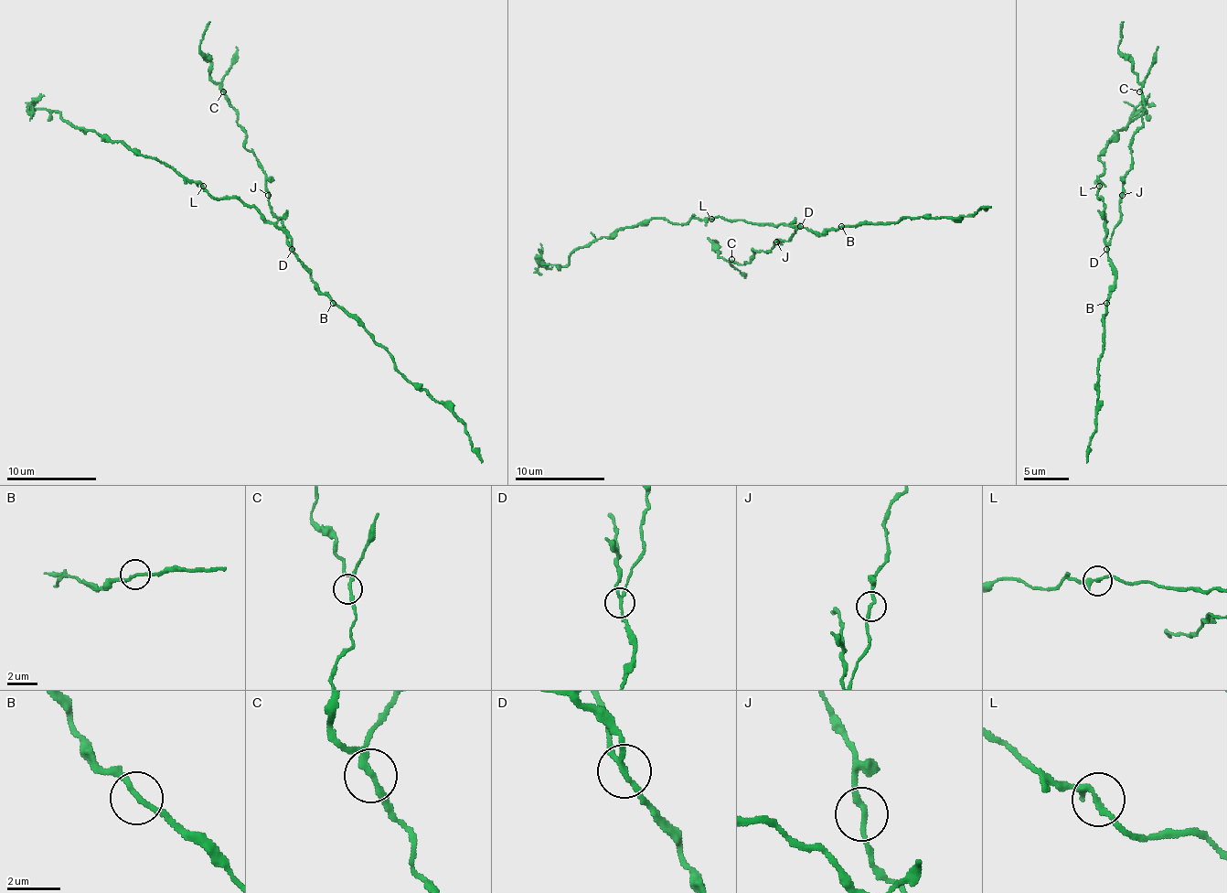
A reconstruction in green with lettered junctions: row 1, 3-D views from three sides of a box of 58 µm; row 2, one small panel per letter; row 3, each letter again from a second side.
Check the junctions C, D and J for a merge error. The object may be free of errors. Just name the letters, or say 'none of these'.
D

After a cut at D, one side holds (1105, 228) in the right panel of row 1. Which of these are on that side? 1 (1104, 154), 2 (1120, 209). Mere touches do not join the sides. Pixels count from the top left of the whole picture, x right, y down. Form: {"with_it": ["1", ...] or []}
{"with_it": ["1"]}

